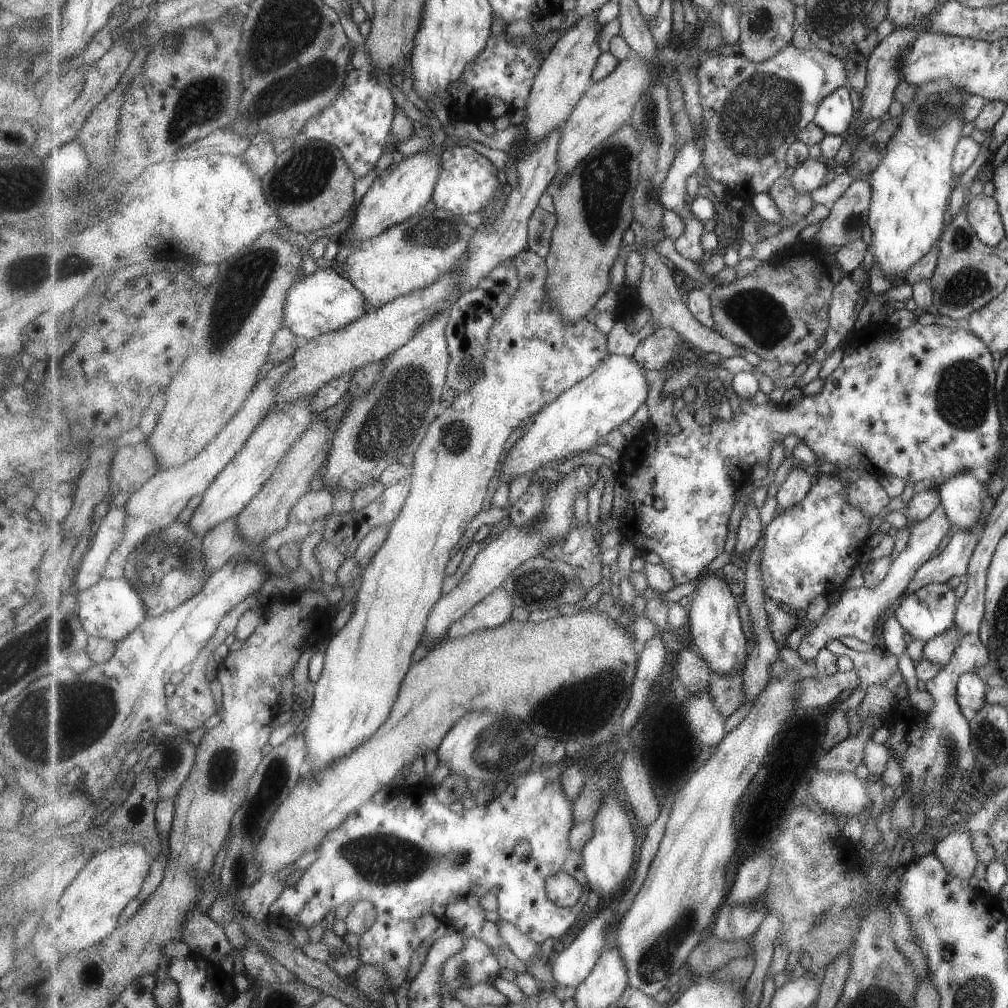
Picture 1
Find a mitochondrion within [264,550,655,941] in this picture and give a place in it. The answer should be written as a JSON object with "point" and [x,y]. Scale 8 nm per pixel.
{"point":[377,858]}

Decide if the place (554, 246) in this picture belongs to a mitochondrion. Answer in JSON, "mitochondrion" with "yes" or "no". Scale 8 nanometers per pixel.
{"mitochondrion":"no"}

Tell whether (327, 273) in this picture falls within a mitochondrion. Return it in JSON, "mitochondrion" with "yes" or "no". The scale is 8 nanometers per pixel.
{"mitochondrion":"no"}

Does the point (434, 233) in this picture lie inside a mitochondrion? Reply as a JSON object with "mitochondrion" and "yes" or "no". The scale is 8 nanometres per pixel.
{"mitochondrion":"yes"}

